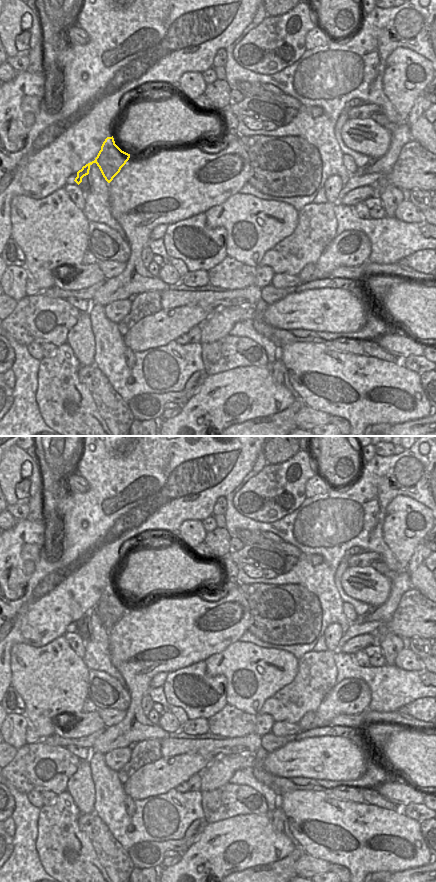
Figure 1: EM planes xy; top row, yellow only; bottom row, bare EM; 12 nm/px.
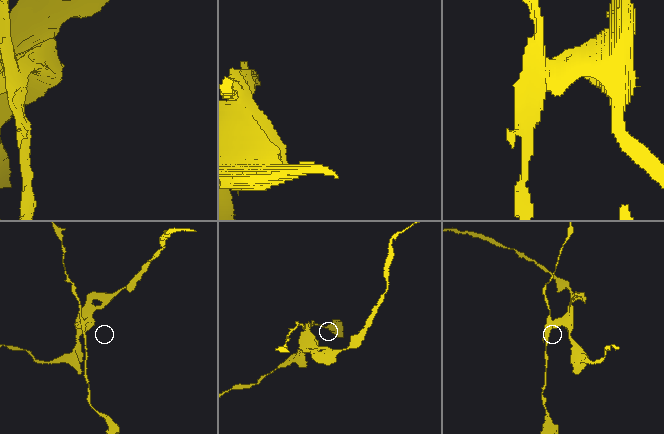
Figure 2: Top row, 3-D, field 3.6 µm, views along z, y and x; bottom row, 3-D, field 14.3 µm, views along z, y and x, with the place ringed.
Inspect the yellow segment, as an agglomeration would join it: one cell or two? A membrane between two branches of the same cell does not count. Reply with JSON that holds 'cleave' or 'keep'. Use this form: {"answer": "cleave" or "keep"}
{"answer": "cleave"}

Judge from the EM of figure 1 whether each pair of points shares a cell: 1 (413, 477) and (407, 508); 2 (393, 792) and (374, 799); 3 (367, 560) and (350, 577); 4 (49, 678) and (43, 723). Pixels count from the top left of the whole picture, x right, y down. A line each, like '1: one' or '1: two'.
1: two
2: two
3: two
4: one

